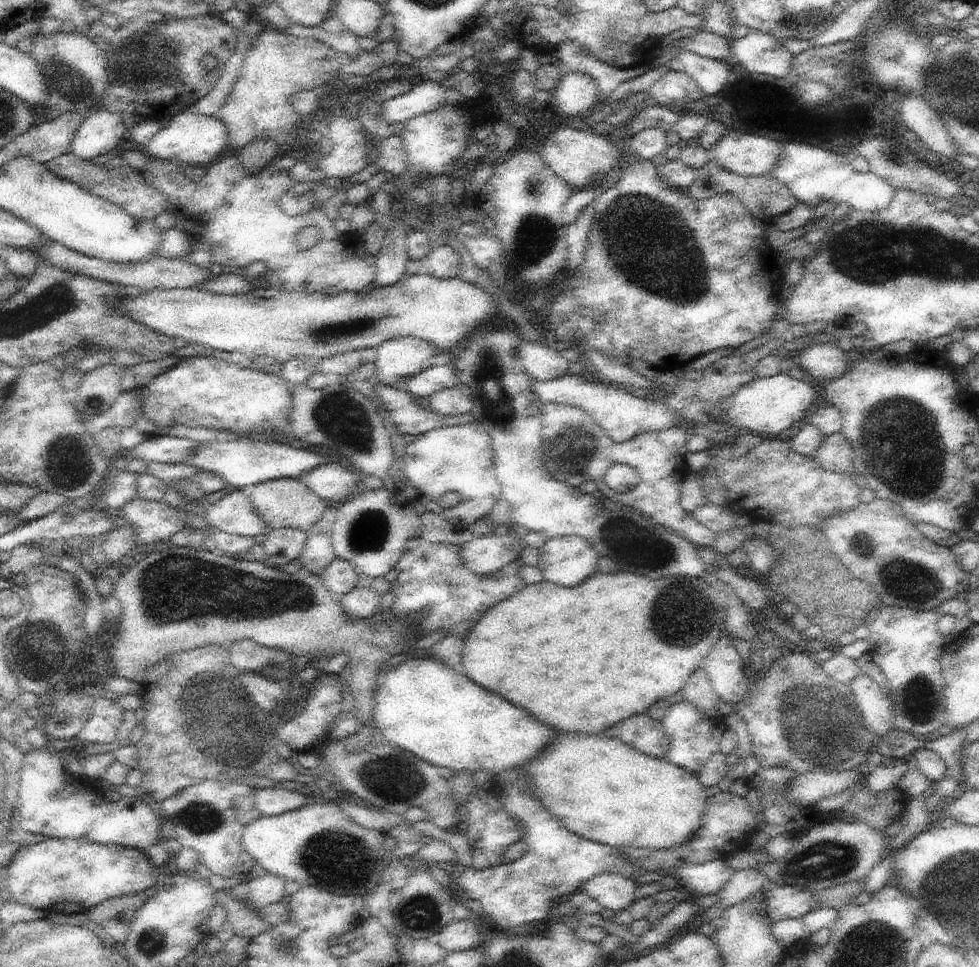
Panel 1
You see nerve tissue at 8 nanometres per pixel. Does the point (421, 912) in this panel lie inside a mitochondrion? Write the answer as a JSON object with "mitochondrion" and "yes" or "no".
{"mitochondrion":"yes"}

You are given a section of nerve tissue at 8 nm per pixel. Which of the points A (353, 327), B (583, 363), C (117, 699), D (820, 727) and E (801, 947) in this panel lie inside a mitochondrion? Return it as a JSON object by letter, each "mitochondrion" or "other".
{"A":"mitochondrion","B":"other","C":"other","D":"mitochondrion","E":"other"}

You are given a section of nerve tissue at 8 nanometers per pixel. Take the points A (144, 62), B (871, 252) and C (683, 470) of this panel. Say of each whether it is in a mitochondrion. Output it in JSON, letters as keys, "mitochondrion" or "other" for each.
{"A":"mitochondrion","B":"mitochondrion","C":"other"}

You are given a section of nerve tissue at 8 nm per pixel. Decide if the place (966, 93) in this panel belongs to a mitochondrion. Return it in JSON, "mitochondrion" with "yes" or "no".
{"mitochondrion":"yes"}

